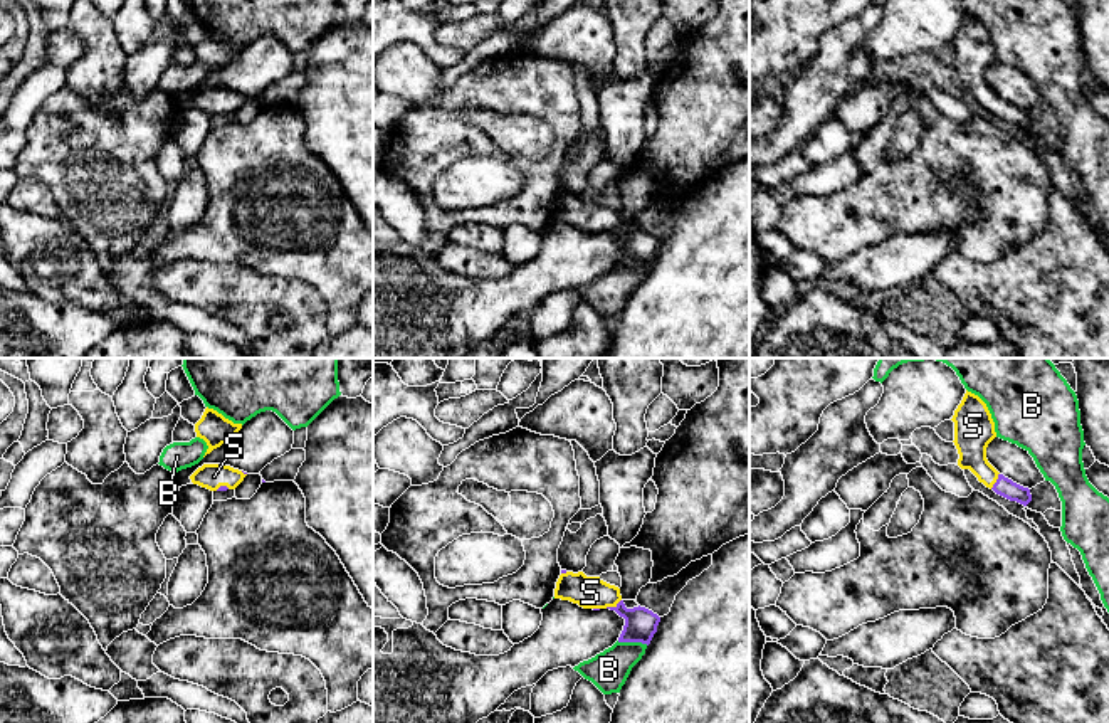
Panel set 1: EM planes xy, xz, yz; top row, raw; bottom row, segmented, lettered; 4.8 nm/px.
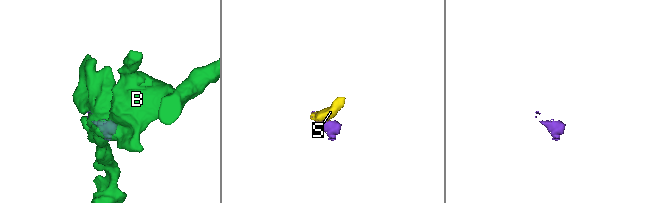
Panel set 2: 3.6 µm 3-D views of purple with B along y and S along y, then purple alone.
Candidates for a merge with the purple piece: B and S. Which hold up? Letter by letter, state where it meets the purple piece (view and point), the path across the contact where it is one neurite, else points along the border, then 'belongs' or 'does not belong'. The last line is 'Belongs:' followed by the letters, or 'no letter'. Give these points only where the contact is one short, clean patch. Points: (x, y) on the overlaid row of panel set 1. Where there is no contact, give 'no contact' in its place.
B: contact xz (632, 641); border xz (617, 641), (641, 641), (647, 644); does not belong
S: contact xz (612, 607); way xz (641, 624), (612, 607), (599, 594), (590, 592); belongs
Belongs: S

